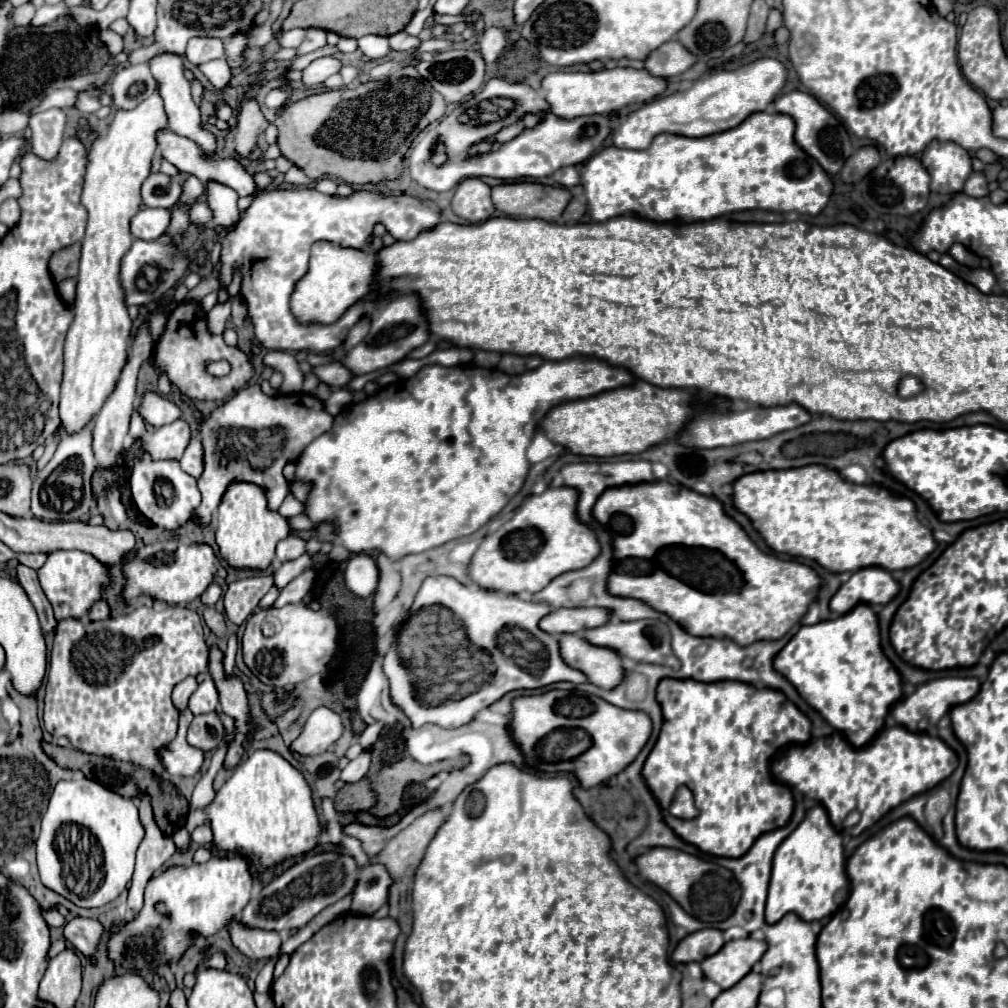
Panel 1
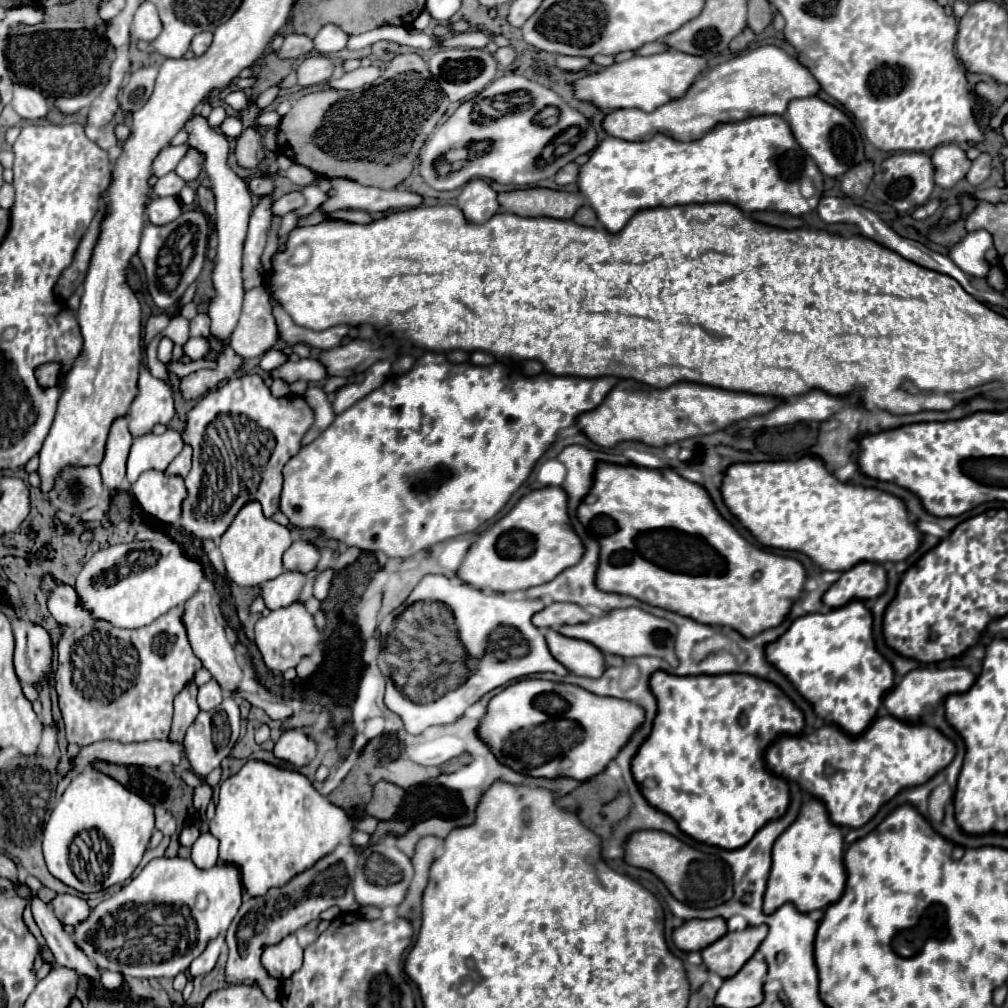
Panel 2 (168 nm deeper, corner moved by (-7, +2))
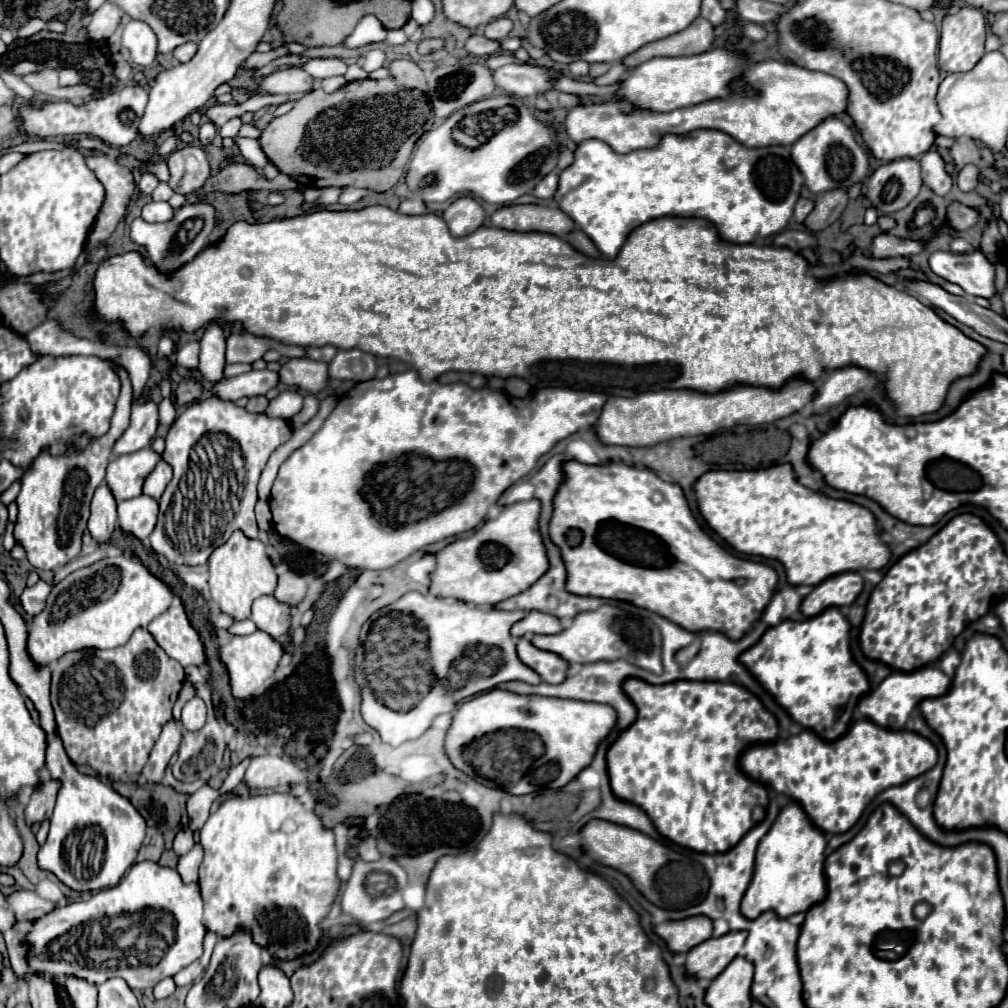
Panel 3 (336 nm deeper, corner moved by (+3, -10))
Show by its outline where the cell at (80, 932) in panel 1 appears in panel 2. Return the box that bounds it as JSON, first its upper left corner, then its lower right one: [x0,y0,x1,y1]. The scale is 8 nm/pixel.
[49,893,89,927]

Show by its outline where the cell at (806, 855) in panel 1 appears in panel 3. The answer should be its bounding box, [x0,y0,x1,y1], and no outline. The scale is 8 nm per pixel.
[741,805,827,919]

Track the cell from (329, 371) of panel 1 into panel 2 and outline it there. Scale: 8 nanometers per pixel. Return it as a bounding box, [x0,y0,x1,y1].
[271,359,327,383]

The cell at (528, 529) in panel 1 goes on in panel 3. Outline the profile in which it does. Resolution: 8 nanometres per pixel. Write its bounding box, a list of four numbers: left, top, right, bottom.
[429,499,547,605]

